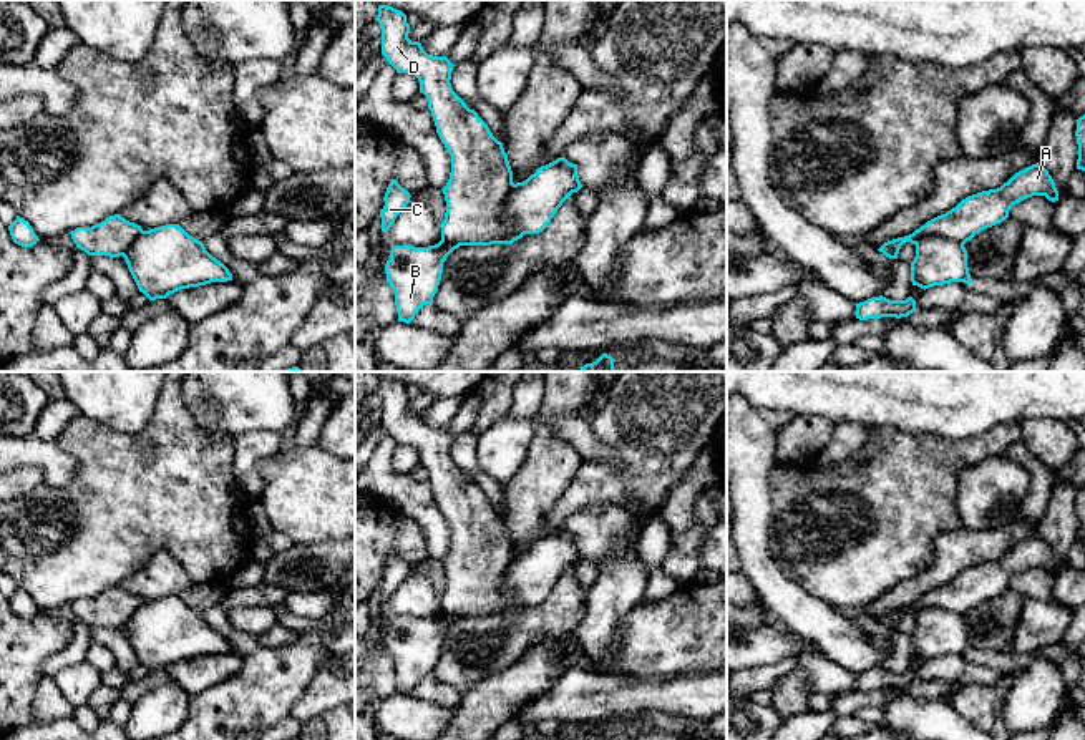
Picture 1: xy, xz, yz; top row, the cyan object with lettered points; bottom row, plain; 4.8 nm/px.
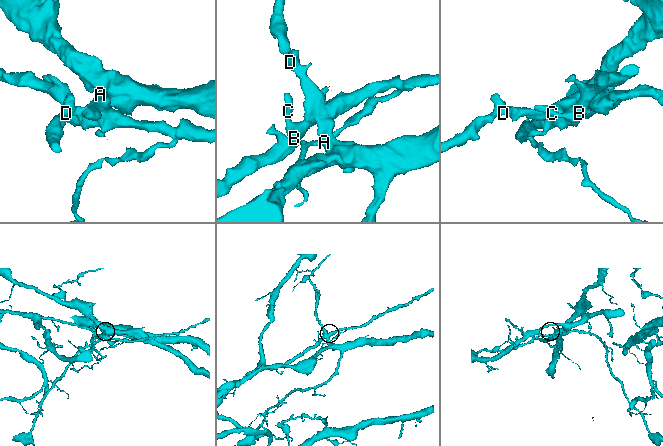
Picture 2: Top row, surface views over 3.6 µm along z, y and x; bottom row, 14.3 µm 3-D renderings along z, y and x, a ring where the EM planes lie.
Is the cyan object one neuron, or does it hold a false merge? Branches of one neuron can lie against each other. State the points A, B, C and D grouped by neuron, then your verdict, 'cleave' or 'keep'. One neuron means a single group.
A D / B C | cleave

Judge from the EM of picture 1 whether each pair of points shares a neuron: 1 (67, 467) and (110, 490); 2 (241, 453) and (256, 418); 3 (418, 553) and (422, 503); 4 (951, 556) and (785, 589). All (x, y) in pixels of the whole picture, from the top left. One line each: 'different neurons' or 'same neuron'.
1: different neurons
2: different neurons
3: different neurons
4: different neurons

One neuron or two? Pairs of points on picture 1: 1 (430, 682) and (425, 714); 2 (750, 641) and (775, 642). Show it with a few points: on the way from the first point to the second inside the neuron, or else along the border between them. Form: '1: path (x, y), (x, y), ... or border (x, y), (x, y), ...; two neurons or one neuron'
1: border (410, 694), (442, 705), (457, 707); two neurons
2: path (757, 642), (768, 642); one neuron

